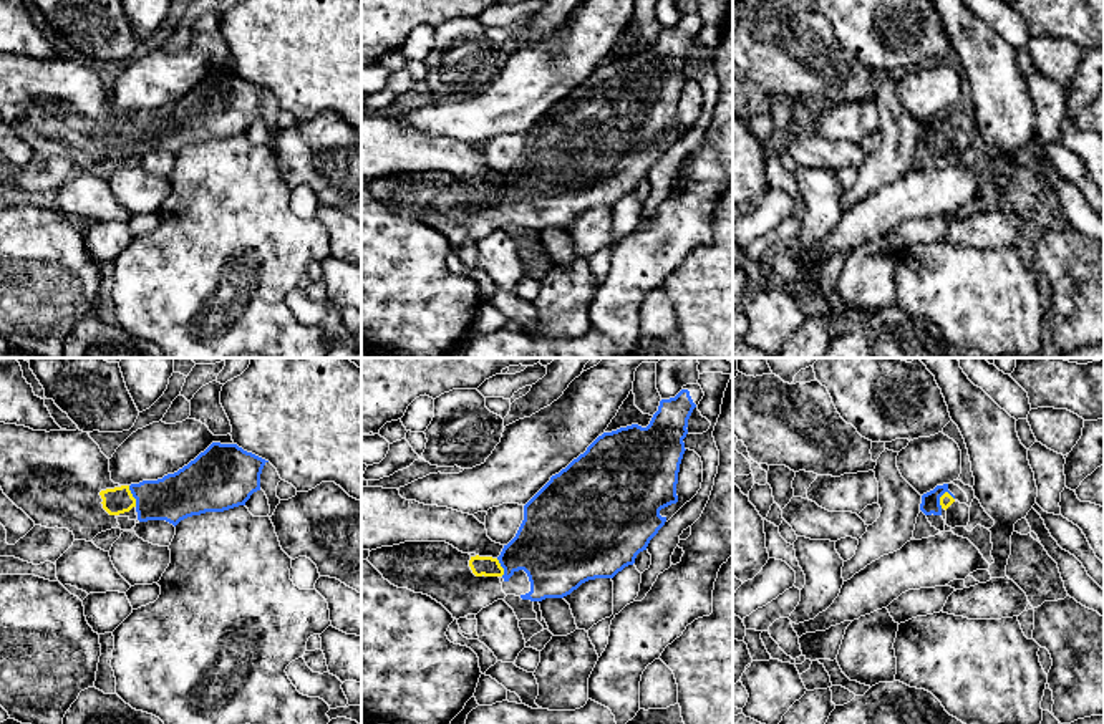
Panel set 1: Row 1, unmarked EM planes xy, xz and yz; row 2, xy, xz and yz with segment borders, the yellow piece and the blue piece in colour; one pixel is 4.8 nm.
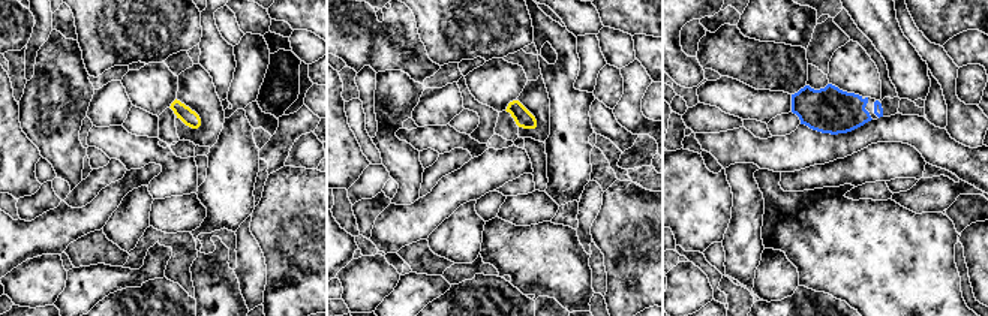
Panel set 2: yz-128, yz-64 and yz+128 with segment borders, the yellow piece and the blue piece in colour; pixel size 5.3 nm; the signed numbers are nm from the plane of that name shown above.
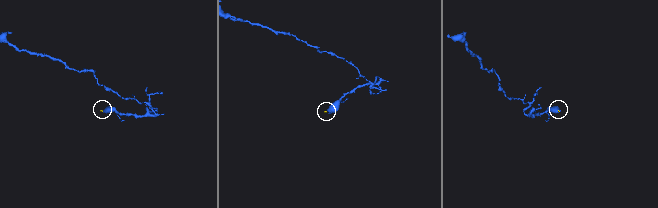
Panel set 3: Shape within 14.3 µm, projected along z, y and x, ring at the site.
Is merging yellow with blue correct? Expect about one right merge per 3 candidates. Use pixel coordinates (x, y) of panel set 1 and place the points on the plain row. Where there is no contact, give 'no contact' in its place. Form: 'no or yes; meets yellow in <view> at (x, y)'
yes; meets yellow in yz at (940, 128)

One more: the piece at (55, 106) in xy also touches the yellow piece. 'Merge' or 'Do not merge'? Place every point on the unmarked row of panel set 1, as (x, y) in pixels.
Merge

